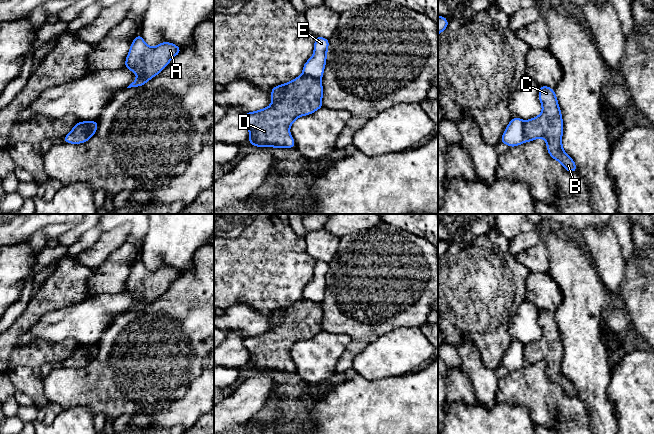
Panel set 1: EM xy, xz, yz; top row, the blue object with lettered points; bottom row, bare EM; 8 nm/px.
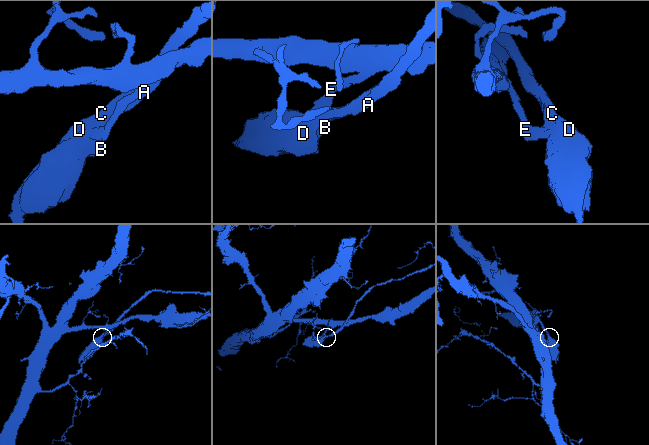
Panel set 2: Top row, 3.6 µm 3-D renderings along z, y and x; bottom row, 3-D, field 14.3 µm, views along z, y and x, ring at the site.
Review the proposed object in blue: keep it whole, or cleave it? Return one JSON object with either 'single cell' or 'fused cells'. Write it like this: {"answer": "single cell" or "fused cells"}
{"answer": "fused cells"}

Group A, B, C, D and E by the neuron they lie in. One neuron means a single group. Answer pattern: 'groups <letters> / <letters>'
groups A B C D / E

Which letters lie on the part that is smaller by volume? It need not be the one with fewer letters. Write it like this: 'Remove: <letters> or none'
Remove: A, B, C, D

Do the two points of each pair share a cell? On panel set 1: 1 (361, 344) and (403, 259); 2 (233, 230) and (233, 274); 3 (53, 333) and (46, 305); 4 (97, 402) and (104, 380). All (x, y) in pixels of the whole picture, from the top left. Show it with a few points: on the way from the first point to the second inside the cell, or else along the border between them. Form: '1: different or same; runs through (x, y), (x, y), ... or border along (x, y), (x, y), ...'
1: same; runs through (364, 323), (365, 299), (384, 280)
2: different; border along (250, 224), (237, 236), (224, 238)
3: different; border along (70, 305), (49, 311), (30, 328)
4: same; runs through (98, 397), (99, 391), (104, 385)

